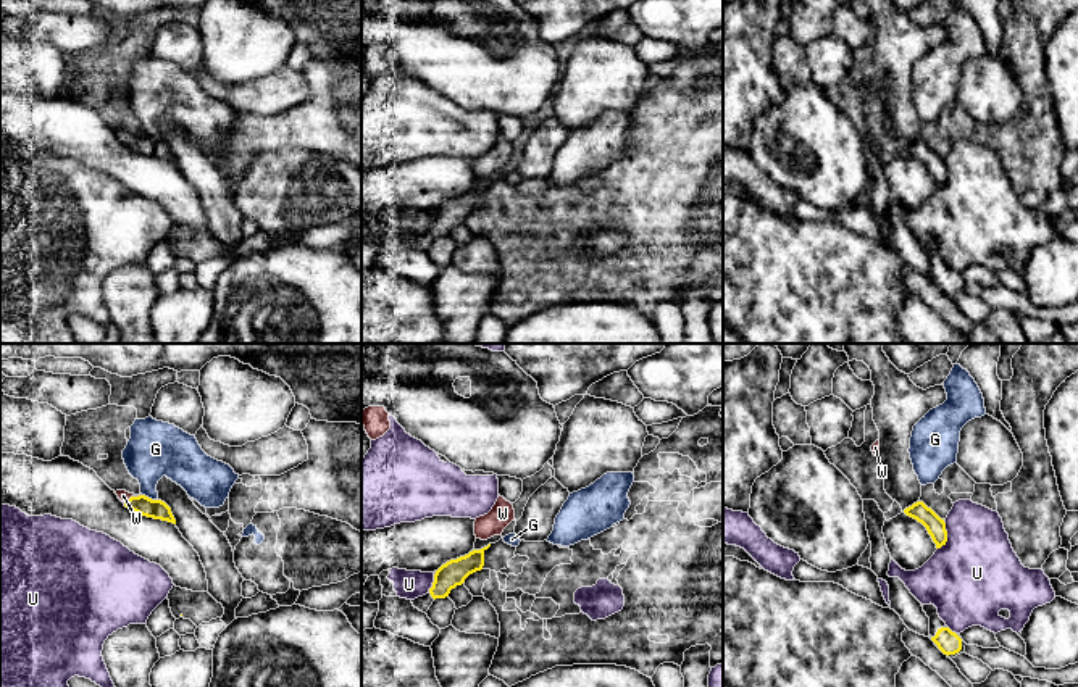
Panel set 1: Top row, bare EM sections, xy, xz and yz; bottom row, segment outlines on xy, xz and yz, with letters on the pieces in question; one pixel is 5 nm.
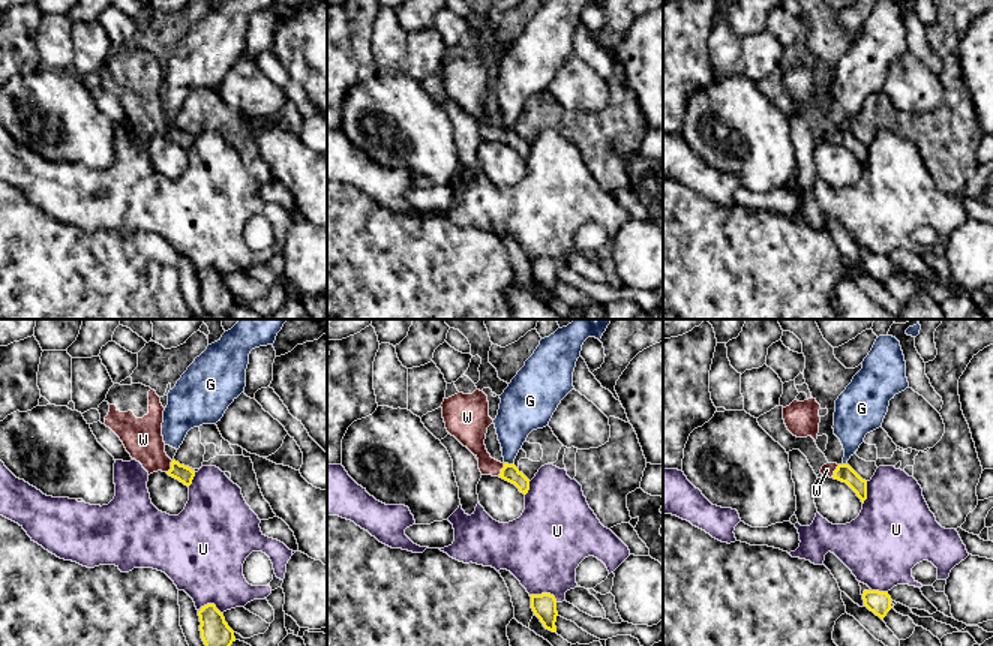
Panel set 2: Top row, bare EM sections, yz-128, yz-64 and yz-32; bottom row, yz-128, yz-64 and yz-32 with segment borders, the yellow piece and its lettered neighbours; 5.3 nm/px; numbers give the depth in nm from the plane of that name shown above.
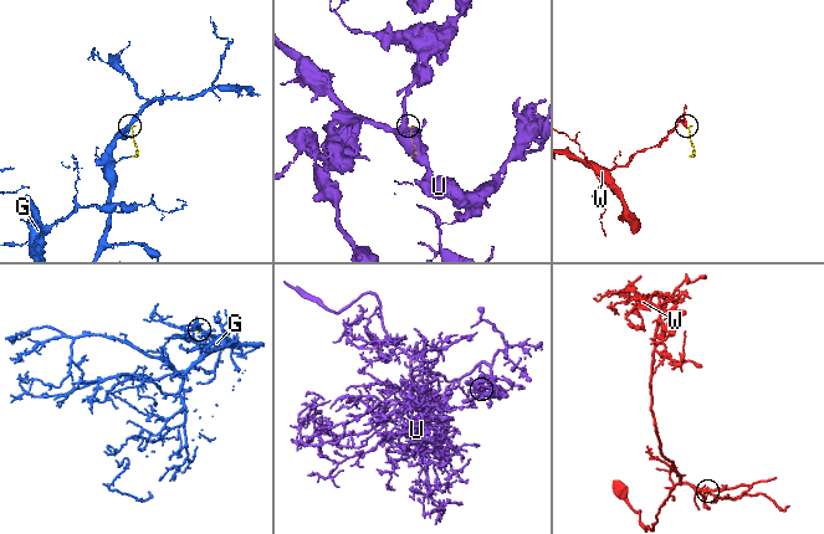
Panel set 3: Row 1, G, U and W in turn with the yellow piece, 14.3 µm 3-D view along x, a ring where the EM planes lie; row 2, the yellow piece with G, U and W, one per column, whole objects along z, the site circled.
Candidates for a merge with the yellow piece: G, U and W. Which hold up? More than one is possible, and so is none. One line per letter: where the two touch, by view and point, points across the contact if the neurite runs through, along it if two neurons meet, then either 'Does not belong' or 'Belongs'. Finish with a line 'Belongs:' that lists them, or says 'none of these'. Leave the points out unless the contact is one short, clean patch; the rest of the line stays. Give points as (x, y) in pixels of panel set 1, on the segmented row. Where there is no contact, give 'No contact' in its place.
G: Touches yellow at xy (150, 499). Boundary: xy (142, 494), (157, 500). Does not belong
U: Touches yellow at yz (946, 536). Does not belong
W: Touches yellow at xy (131, 497). Path across: xy (152, 508), (137, 503), (131, 497), (123, 495). Belongs
Belongs: W

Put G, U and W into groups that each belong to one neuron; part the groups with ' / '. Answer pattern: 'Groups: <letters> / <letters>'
Groups: G / U / W

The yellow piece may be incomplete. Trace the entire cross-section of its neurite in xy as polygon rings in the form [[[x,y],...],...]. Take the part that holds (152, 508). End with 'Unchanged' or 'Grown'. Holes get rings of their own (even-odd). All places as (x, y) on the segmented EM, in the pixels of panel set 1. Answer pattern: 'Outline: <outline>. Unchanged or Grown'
Outline: [[[126,490],[115,492],[126,508],[153,519],[176,524],[171,508],[161,500],[152,500],[145,495],[134,495]]]. Grown

